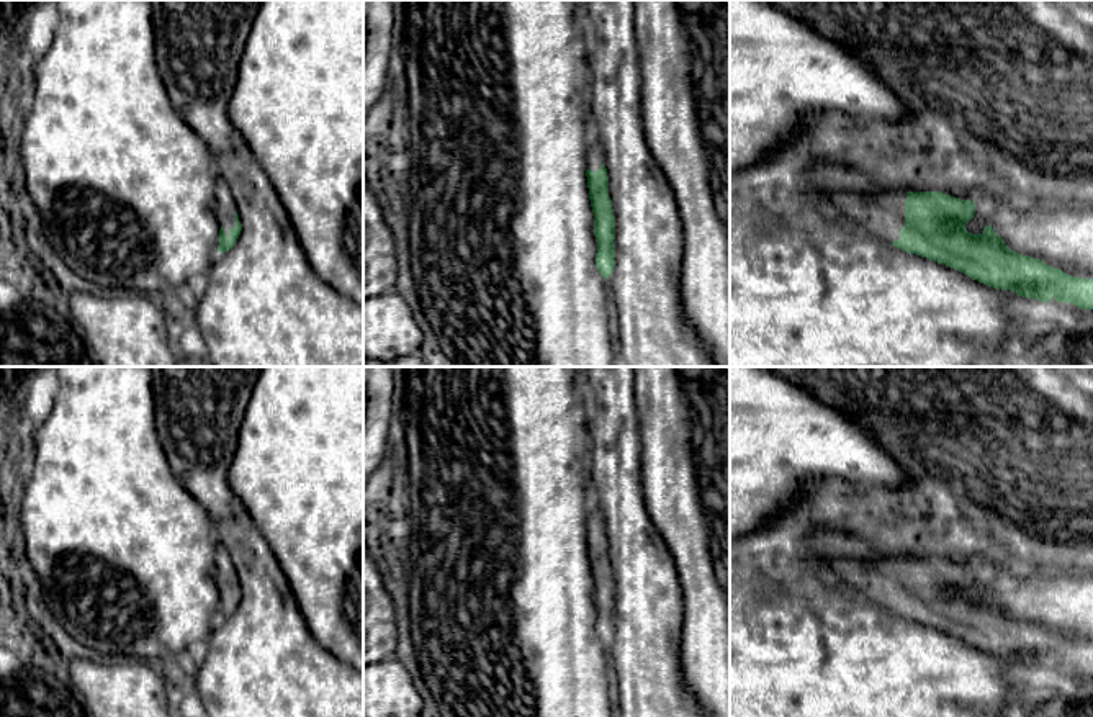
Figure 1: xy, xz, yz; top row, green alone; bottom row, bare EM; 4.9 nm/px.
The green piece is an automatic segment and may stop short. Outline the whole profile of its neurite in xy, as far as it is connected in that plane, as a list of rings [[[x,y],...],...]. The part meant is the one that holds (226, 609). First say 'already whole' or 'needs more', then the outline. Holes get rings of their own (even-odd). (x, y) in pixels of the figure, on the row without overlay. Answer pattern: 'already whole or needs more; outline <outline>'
needs more; outline [[[219,542],[216,543],[216,560],[216,579],[221,588],[218,619],[223,620],[236,612],[242,598],[242,591],[239,588],[229,553]]]

